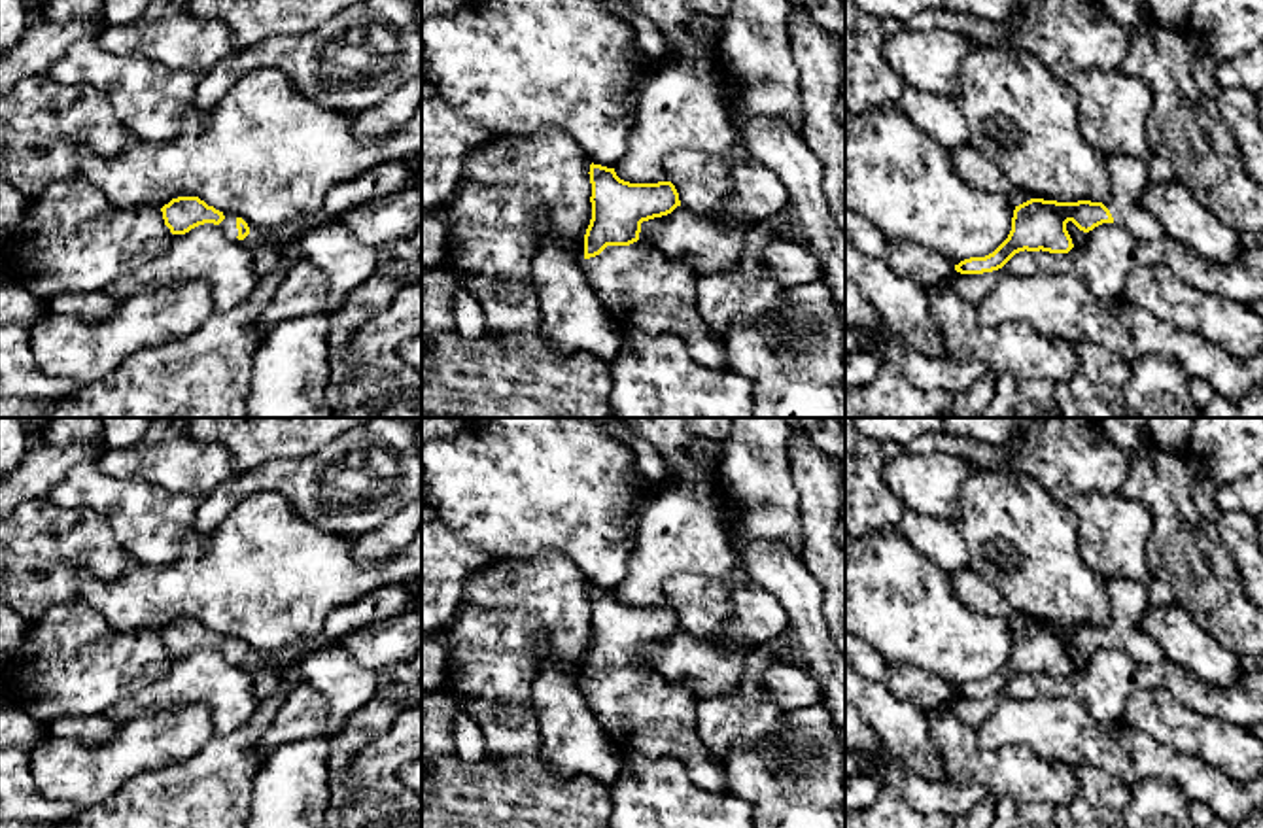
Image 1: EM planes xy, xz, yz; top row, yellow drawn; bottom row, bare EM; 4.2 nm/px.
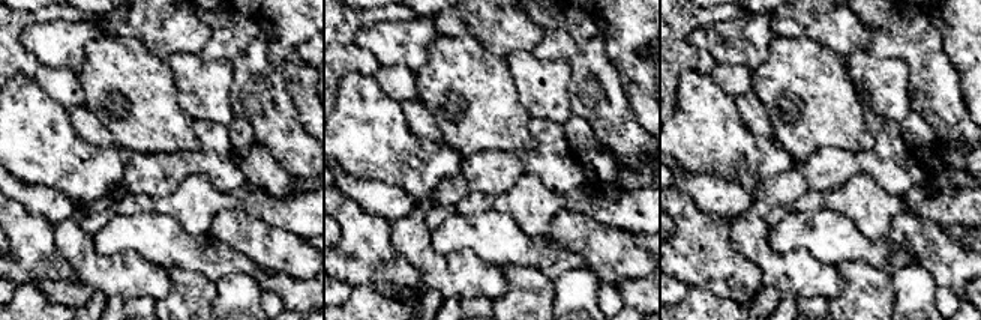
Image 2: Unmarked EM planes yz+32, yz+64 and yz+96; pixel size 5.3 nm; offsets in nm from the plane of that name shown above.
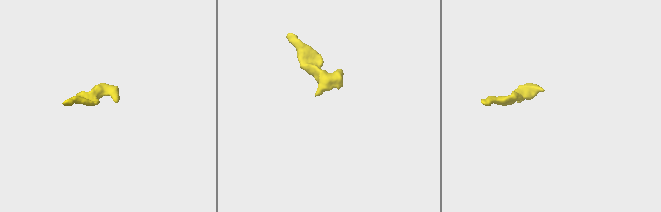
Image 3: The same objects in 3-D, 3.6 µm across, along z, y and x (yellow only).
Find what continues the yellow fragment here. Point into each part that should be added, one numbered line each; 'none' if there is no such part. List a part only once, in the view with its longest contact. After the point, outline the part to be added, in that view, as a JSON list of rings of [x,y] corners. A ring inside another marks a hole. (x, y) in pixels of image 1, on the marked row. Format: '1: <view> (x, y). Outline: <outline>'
1: xz (640, 286). Outline: [[[637,240],[584,259],[582,272],[594,297],[624,329],[677,335],[694,361],[728,369],[728,346],[709,333],[698,310],[700,274],[686,261]]]

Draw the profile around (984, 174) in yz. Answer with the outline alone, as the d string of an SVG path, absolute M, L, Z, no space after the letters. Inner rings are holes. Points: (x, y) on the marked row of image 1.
M968 142L953 149L951 157L960 180L972 189L1004 195L1012 206L1019 206L1032 198L1021 193L993 159L981 155Z

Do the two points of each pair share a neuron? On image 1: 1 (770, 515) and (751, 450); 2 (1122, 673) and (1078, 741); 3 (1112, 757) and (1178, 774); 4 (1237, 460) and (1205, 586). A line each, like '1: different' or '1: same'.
1: same
2: different
3: same
4: different

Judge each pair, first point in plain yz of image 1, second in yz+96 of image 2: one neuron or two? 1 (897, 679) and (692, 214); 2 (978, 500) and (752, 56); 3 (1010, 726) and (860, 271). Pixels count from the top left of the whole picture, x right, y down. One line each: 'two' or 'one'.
1: two
2: two
3: two

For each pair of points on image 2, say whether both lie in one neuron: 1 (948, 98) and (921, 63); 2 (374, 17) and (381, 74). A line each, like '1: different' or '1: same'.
1: same
2: different

